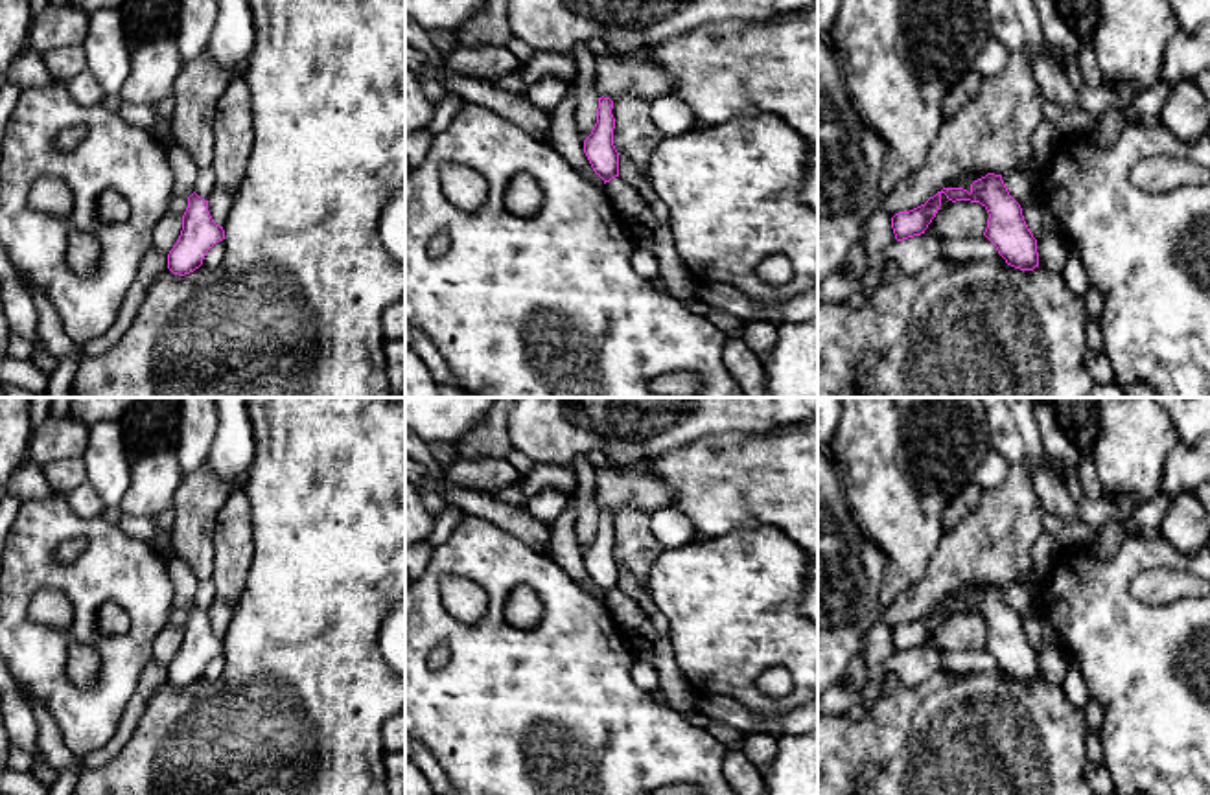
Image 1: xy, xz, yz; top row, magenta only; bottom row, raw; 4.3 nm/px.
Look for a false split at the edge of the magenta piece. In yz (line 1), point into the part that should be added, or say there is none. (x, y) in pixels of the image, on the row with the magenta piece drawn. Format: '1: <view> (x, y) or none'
1: none

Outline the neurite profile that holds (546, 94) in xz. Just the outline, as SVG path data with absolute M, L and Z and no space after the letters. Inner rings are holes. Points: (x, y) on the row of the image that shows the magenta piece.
M547 75L529 85L525 96L540 110L553 114L567 90L565 81Z

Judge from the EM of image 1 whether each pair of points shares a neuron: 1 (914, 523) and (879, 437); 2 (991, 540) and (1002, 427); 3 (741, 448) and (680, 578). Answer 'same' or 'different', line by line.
1: same
2: different
3: different

